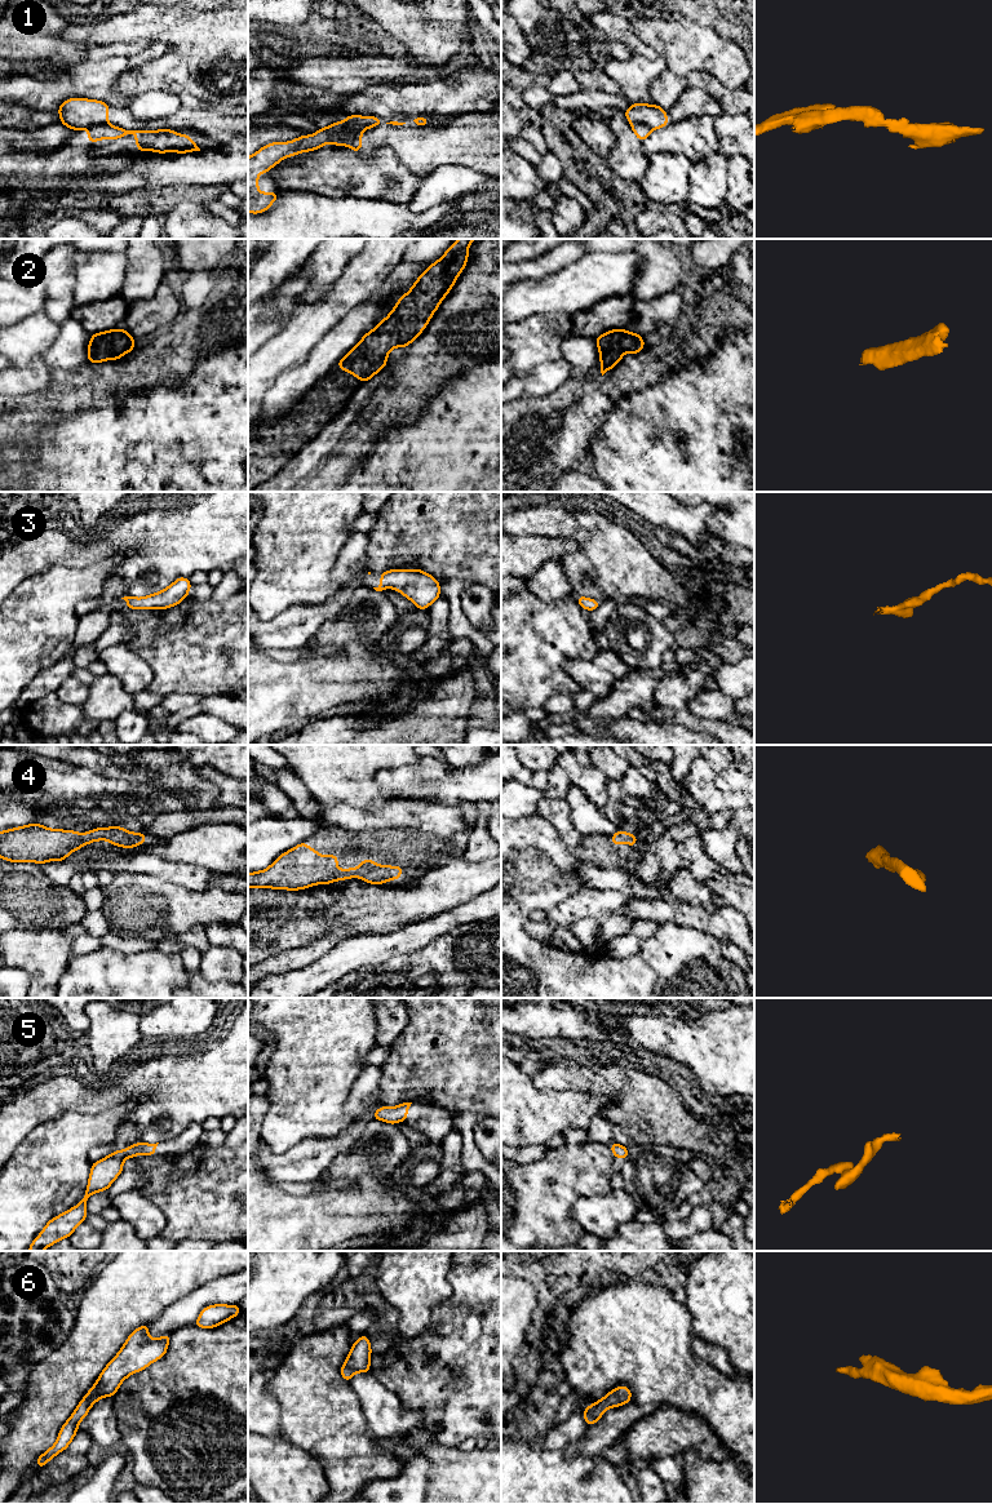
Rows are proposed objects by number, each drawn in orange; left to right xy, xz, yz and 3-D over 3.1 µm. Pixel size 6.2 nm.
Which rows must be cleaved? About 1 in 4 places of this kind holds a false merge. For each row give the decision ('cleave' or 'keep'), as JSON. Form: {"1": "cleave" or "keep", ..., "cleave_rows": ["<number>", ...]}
{"1": "cleave", "2": "keep", "3": "keep", "4": "keep", "5": "keep", "6": "keep", "cleave_rows": ["1"]}

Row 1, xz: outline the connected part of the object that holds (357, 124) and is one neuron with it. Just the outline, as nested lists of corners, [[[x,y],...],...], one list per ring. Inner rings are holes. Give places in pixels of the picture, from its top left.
[[[347,116],[346,119],[344,119],[344,121],[350,125],[350,129],[349,129],[350,134],[354,134],[358,132],[362,133],[366,129],[377,127],[384,123],[376,116],[359,116],[359,117]]]

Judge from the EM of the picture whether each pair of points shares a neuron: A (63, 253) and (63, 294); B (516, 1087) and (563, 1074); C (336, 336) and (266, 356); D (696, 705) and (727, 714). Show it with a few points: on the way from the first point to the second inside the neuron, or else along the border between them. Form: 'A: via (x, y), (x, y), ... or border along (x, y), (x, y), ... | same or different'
A: via (63, 264), (63, 284) | same
B: border along (531, 1078), (537, 1088), (563, 1090) | different
C: border along (340, 320), (299, 364) | different
D: via (704, 705), (720, 706) | same

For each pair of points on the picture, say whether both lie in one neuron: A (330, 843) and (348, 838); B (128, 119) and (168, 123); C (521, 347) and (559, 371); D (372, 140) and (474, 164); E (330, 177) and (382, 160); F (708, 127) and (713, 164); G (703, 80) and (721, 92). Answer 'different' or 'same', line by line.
A: same
B: same
C: different
D: same
E: same
F: different
G: same

